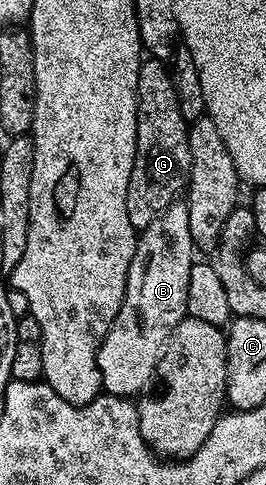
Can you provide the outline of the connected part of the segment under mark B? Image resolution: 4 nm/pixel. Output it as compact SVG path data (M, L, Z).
M177 201L170 204L150 226L143 228L136 240L136 252L130 261L126 277L124 300L118 309L118 317L114 317L98 349L98 369L102 377L102 388L107 394L140 397L147 392L144 390L157 374L160 357L164 353L164 346L168 344L172 330L188 315L188 290L193 262L194 248L190 235L188 205L187 202Z

